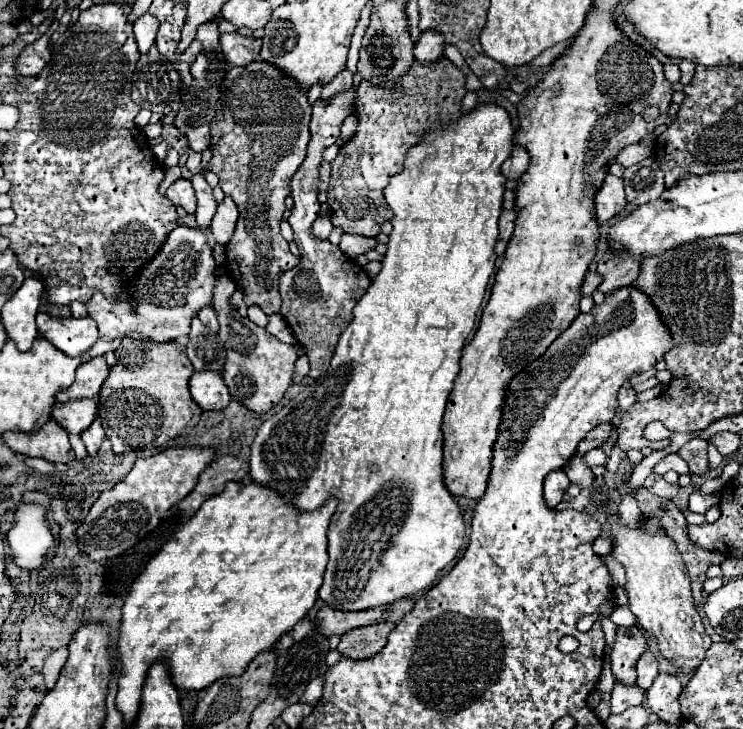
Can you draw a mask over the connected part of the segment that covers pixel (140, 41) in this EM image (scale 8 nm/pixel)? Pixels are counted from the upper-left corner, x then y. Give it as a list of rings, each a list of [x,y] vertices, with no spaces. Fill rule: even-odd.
[[[151,13],[141,15],[133,23],[133,33],[135,33],[135,39],[137,39],[137,45],[139,45],[139,53],[141,55],[145,55],[151,49],[151,45],[155,43],[157,27],[159,27],[159,21]]]

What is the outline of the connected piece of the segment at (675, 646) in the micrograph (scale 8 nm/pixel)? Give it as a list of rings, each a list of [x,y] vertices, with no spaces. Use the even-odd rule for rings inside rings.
[[[619,513],[607,517],[607,531],[613,541],[611,557],[625,567],[627,583],[625,593],[629,597],[629,609],[637,617],[639,625],[647,631],[649,639],[657,641],[659,651],[665,659],[673,659],[679,669],[693,671],[701,663],[705,651],[711,647],[711,637],[693,607],[691,579],[675,541],[667,535],[663,527],[657,531],[647,531],[645,515],[639,515],[635,525],[621,525]]]

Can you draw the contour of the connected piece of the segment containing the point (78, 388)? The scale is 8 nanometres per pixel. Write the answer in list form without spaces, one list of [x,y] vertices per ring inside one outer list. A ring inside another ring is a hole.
[[[93,357],[91,361],[85,361],[77,367],[75,383],[67,389],[63,389],[57,395],[57,403],[67,403],[75,399],[87,399],[87,397],[97,397],[103,381],[107,379],[109,365],[105,363],[105,357]]]

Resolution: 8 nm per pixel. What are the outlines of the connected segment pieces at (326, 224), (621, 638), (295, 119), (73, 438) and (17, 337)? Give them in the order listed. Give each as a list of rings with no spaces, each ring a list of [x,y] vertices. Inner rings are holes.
[[[317,217],[317,221],[313,223],[313,235],[319,239],[327,239],[331,229],[333,229],[333,225],[331,225],[329,217]]]
[[[617,627],[615,633],[615,645],[611,649],[611,667],[613,675],[619,681],[635,683],[635,663],[639,657],[647,651],[649,639],[643,635],[643,631],[633,627]]]
[[[253,61],[243,67],[233,67],[225,73],[221,81],[221,111],[211,121],[211,161],[209,171],[219,177],[219,187],[227,197],[239,207],[239,223],[235,235],[227,243],[227,269],[235,279],[237,287],[245,295],[245,303],[257,303],[267,315],[277,313],[281,307],[279,297],[279,277],[283,271],[289,271],[299,265],[299,257],[289,251],[289,243],[279,231],[279,223],[285,213],[285,197],[289,195],[291,175],[299,169],[305,159],[309,143],[309,121],[311,105],[307,91],[291,79],[283,69],[273,67],[267,61]]]
[[[69,434],[69,439],[75,453],[75,459],[83,460],[87,456],[87,450],[80,435]]]
[[[27,277],[19,291],[3,305],[1,325],[7,331],[7,337],[17,345],[19,351],[29,351],[39,329],[35,325],[35,315],[39,309],[39,297],[43,283],[39,279]]]

